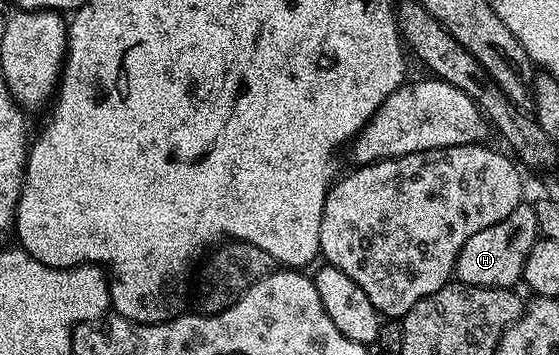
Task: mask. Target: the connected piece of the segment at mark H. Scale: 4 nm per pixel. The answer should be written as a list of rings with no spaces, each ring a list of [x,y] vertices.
[[[527,202],[520,204],[501,222],[485,226],[478,234],[473,234],[457,254],[454,279],[461,284],[481,286],[482,288],[516,287],[523,279],[523,267],[529,258],[529,250],[540,239],[539,223],[534,207]]]

